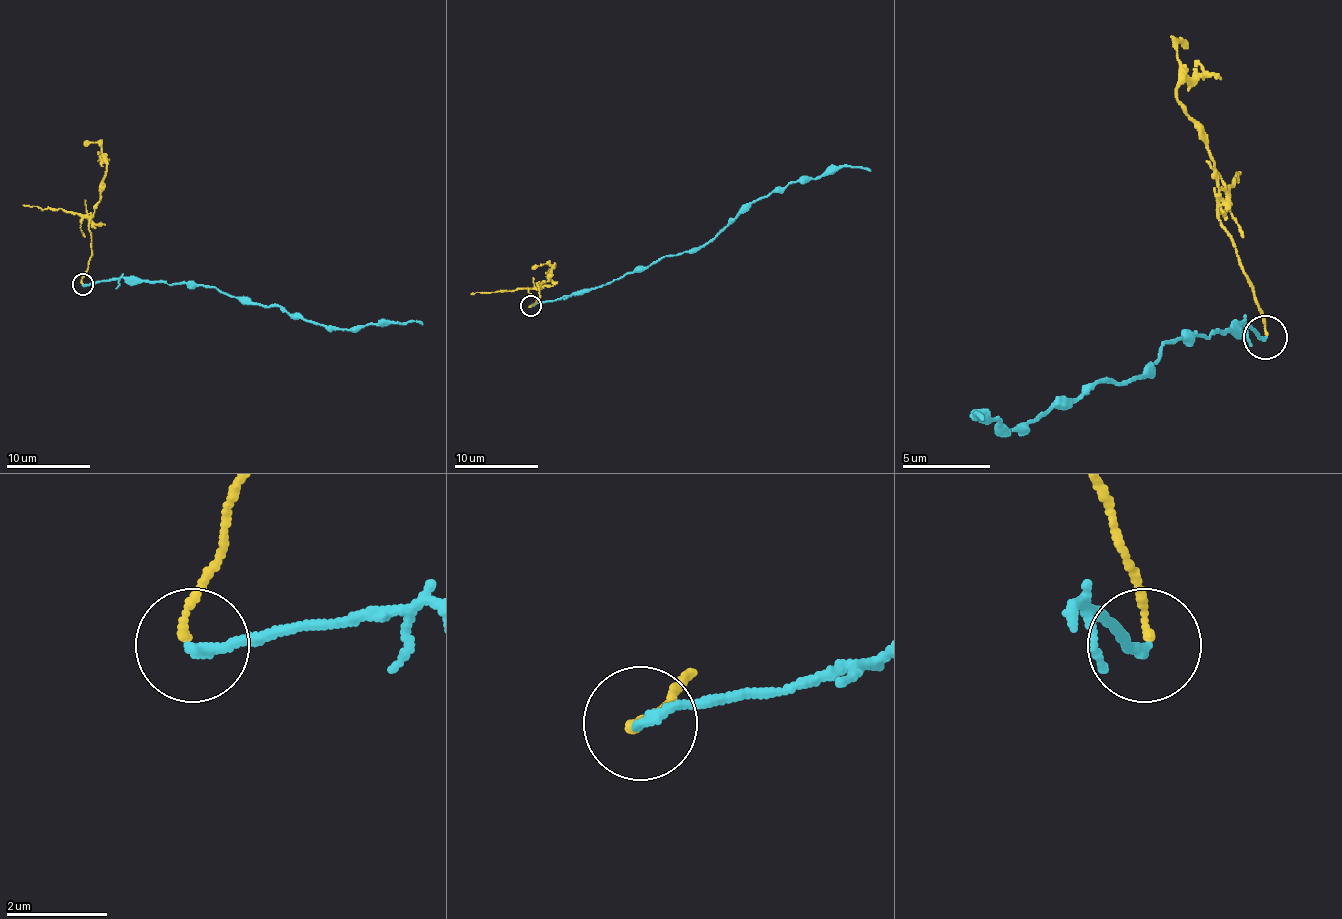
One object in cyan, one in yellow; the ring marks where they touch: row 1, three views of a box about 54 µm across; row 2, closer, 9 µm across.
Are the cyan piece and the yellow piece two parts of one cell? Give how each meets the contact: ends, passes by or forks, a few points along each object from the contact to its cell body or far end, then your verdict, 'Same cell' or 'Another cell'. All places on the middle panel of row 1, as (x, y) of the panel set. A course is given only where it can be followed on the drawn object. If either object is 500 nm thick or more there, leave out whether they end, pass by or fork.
At the ring cyan ends. At the ring yellow ends. Course of cyan: (531, 305), (694, 252), (753, 202), (793, 181), (844, 166), (871, 170). Course of yellow: (531, 307), (529, 305), (540, 295), (538, 284), (548, 280), (554, 263), (531, 269). Another cell

